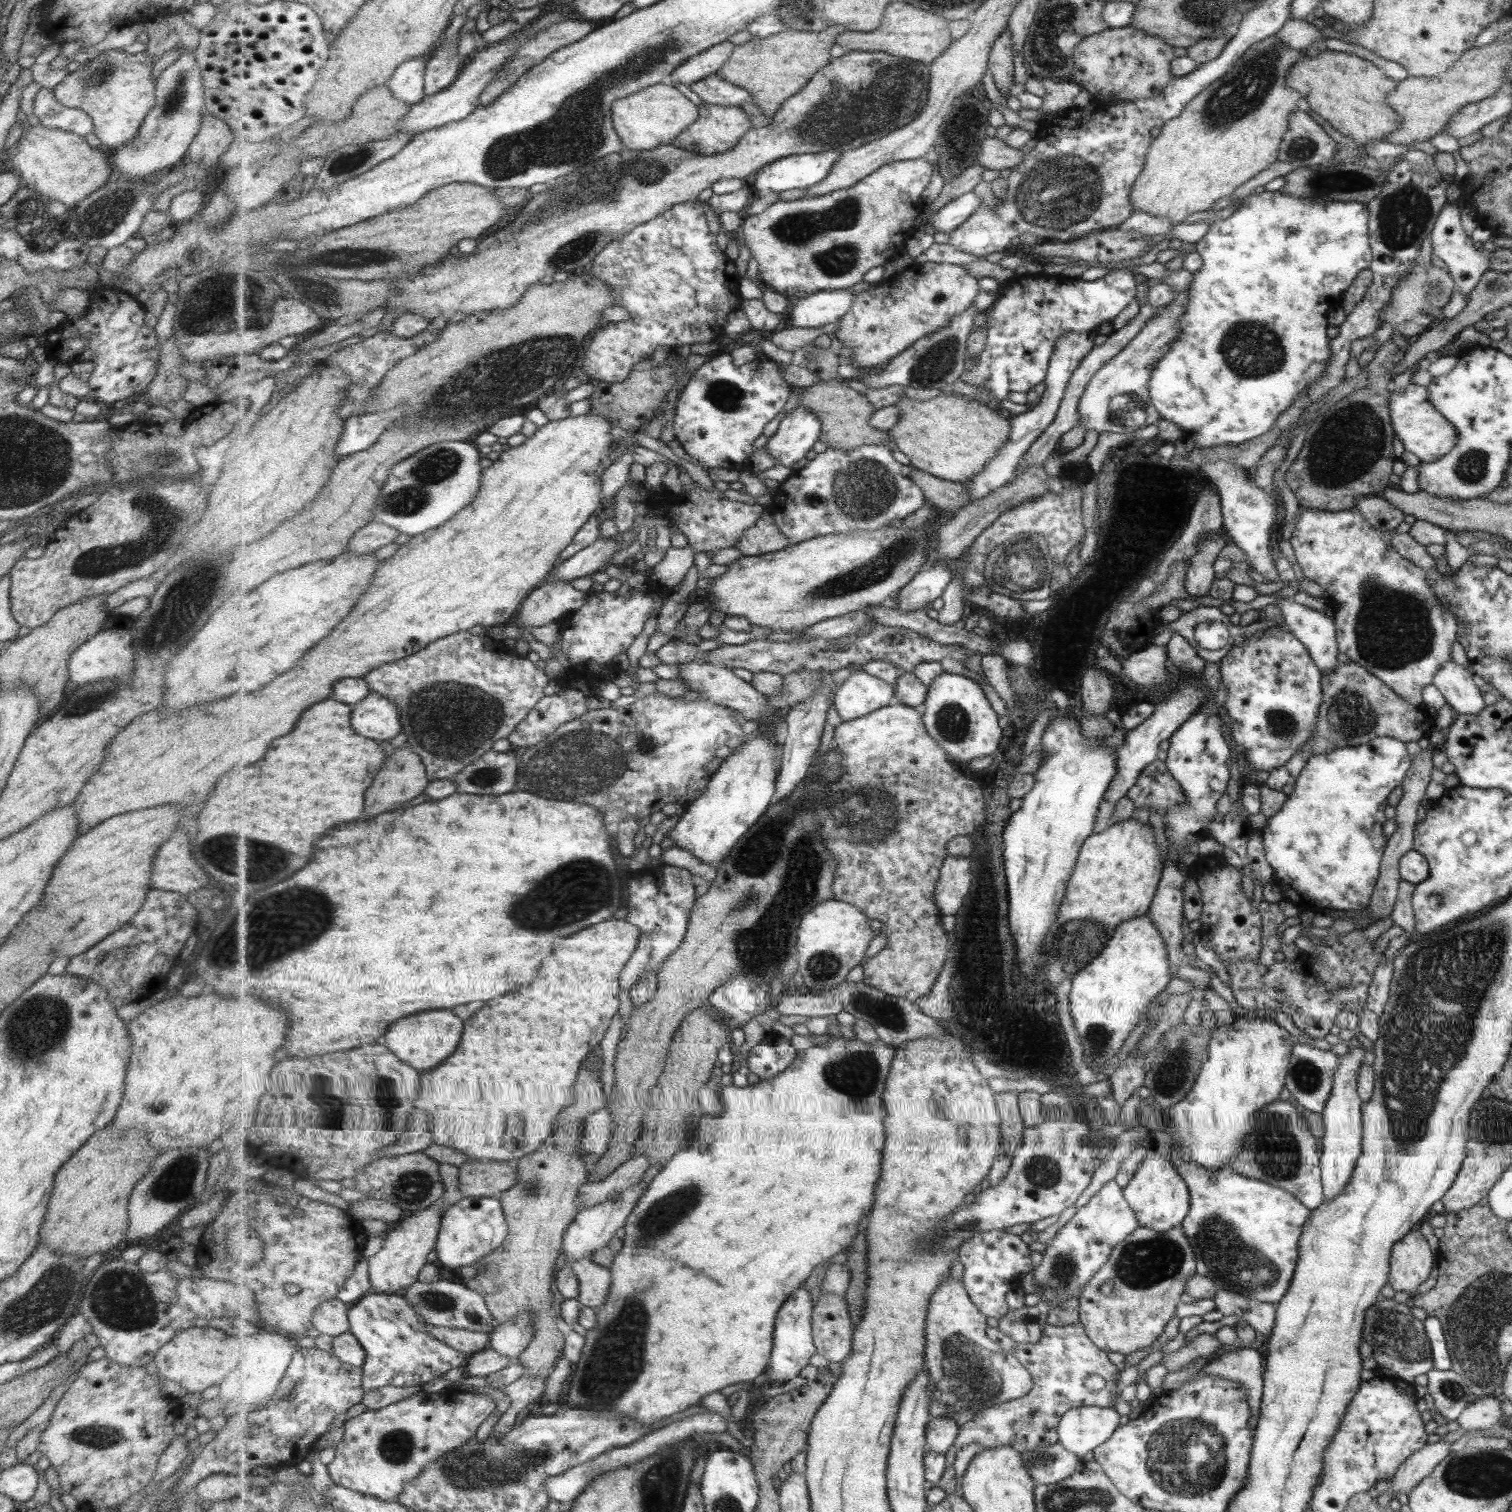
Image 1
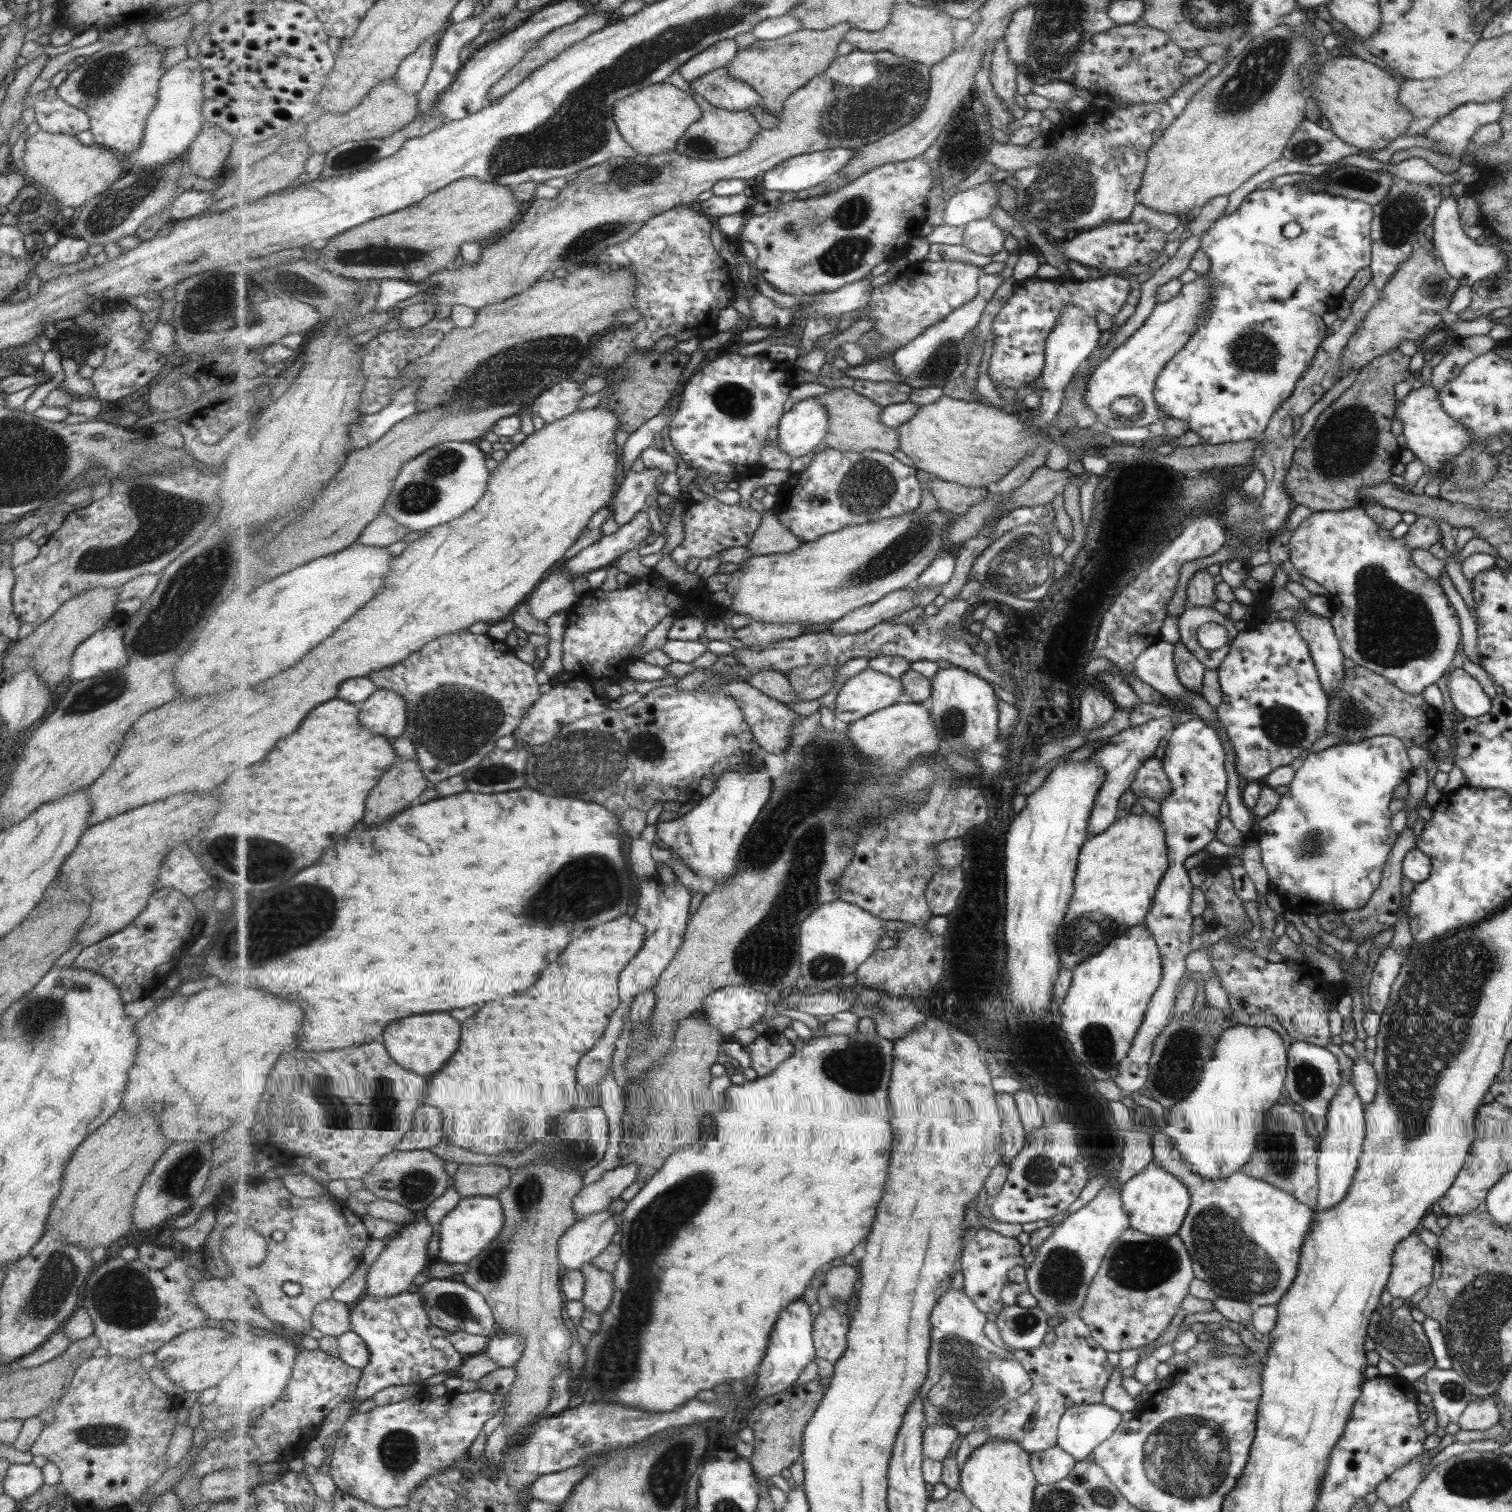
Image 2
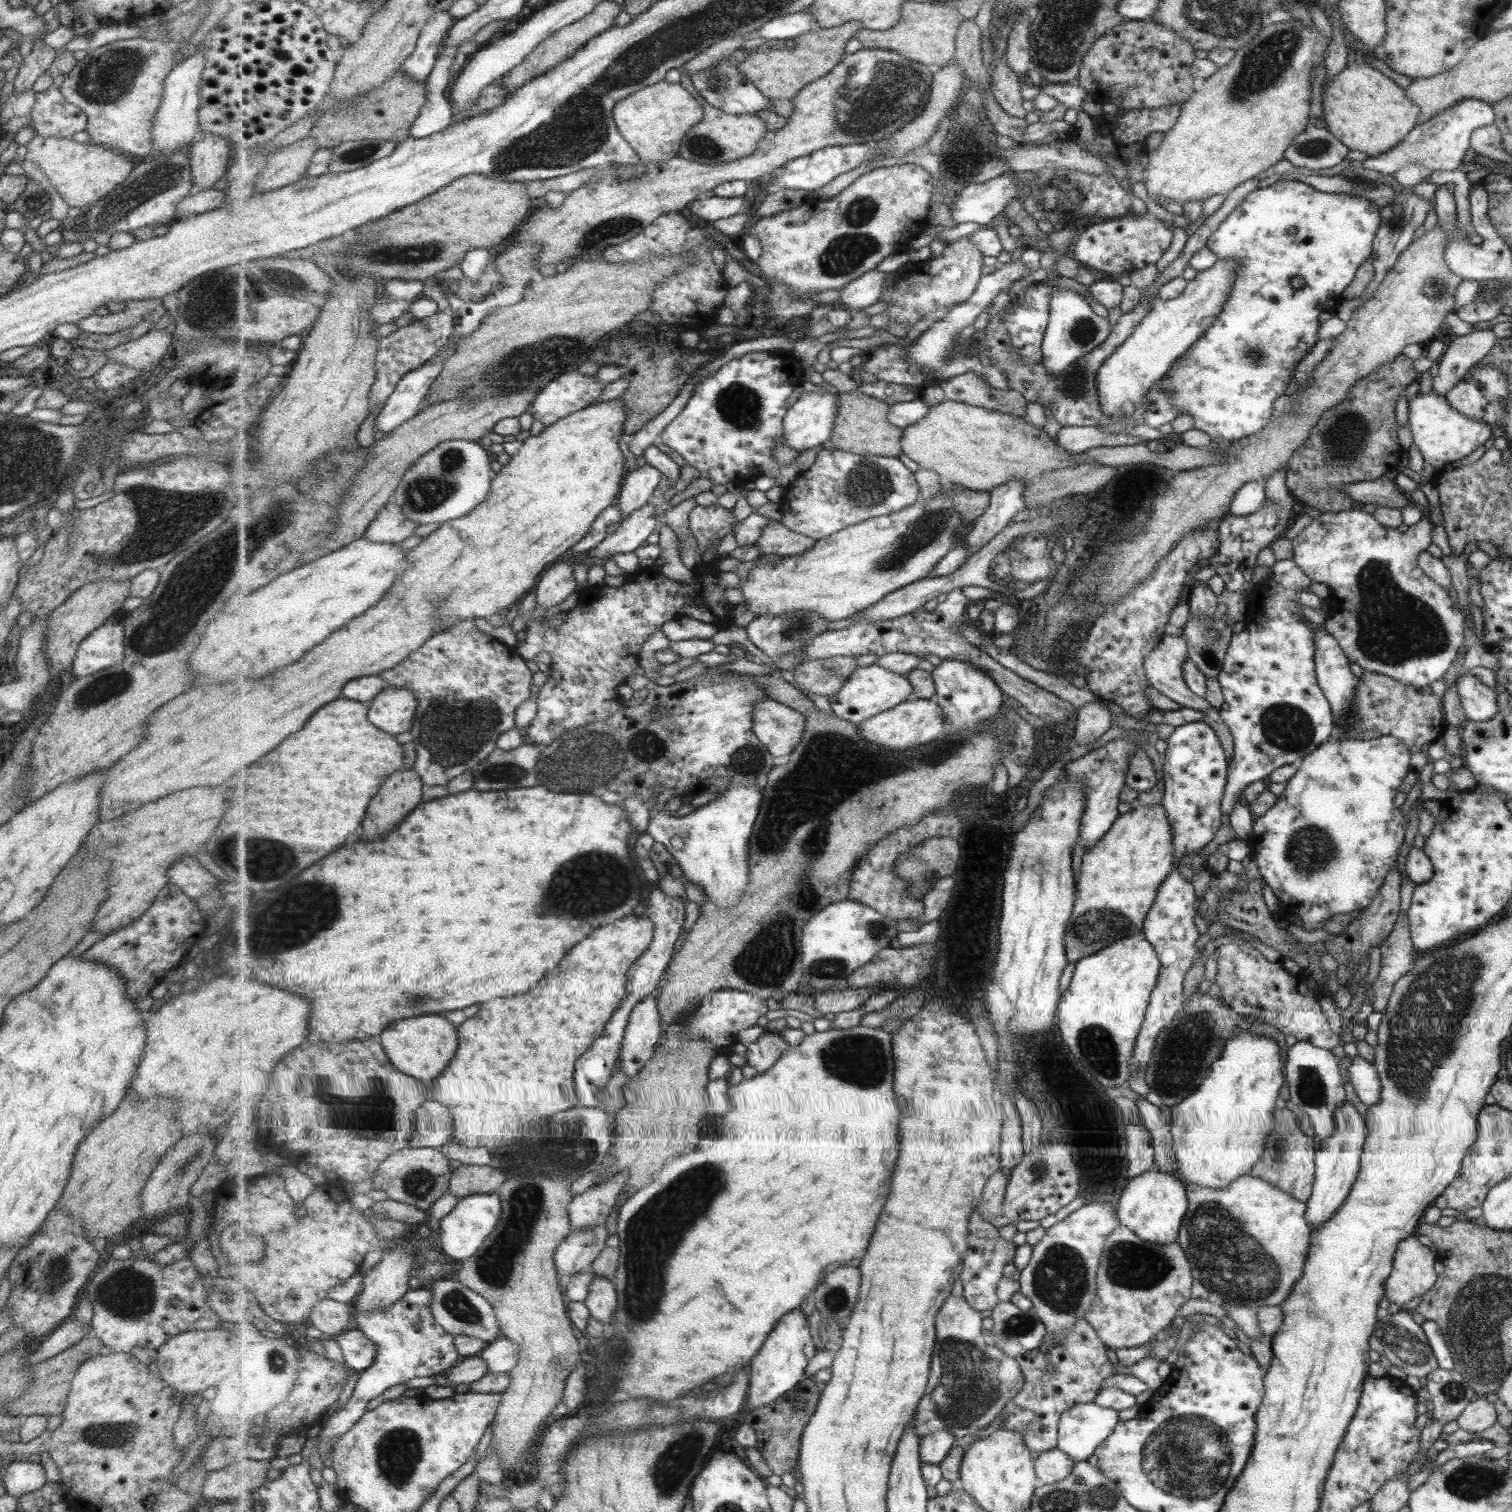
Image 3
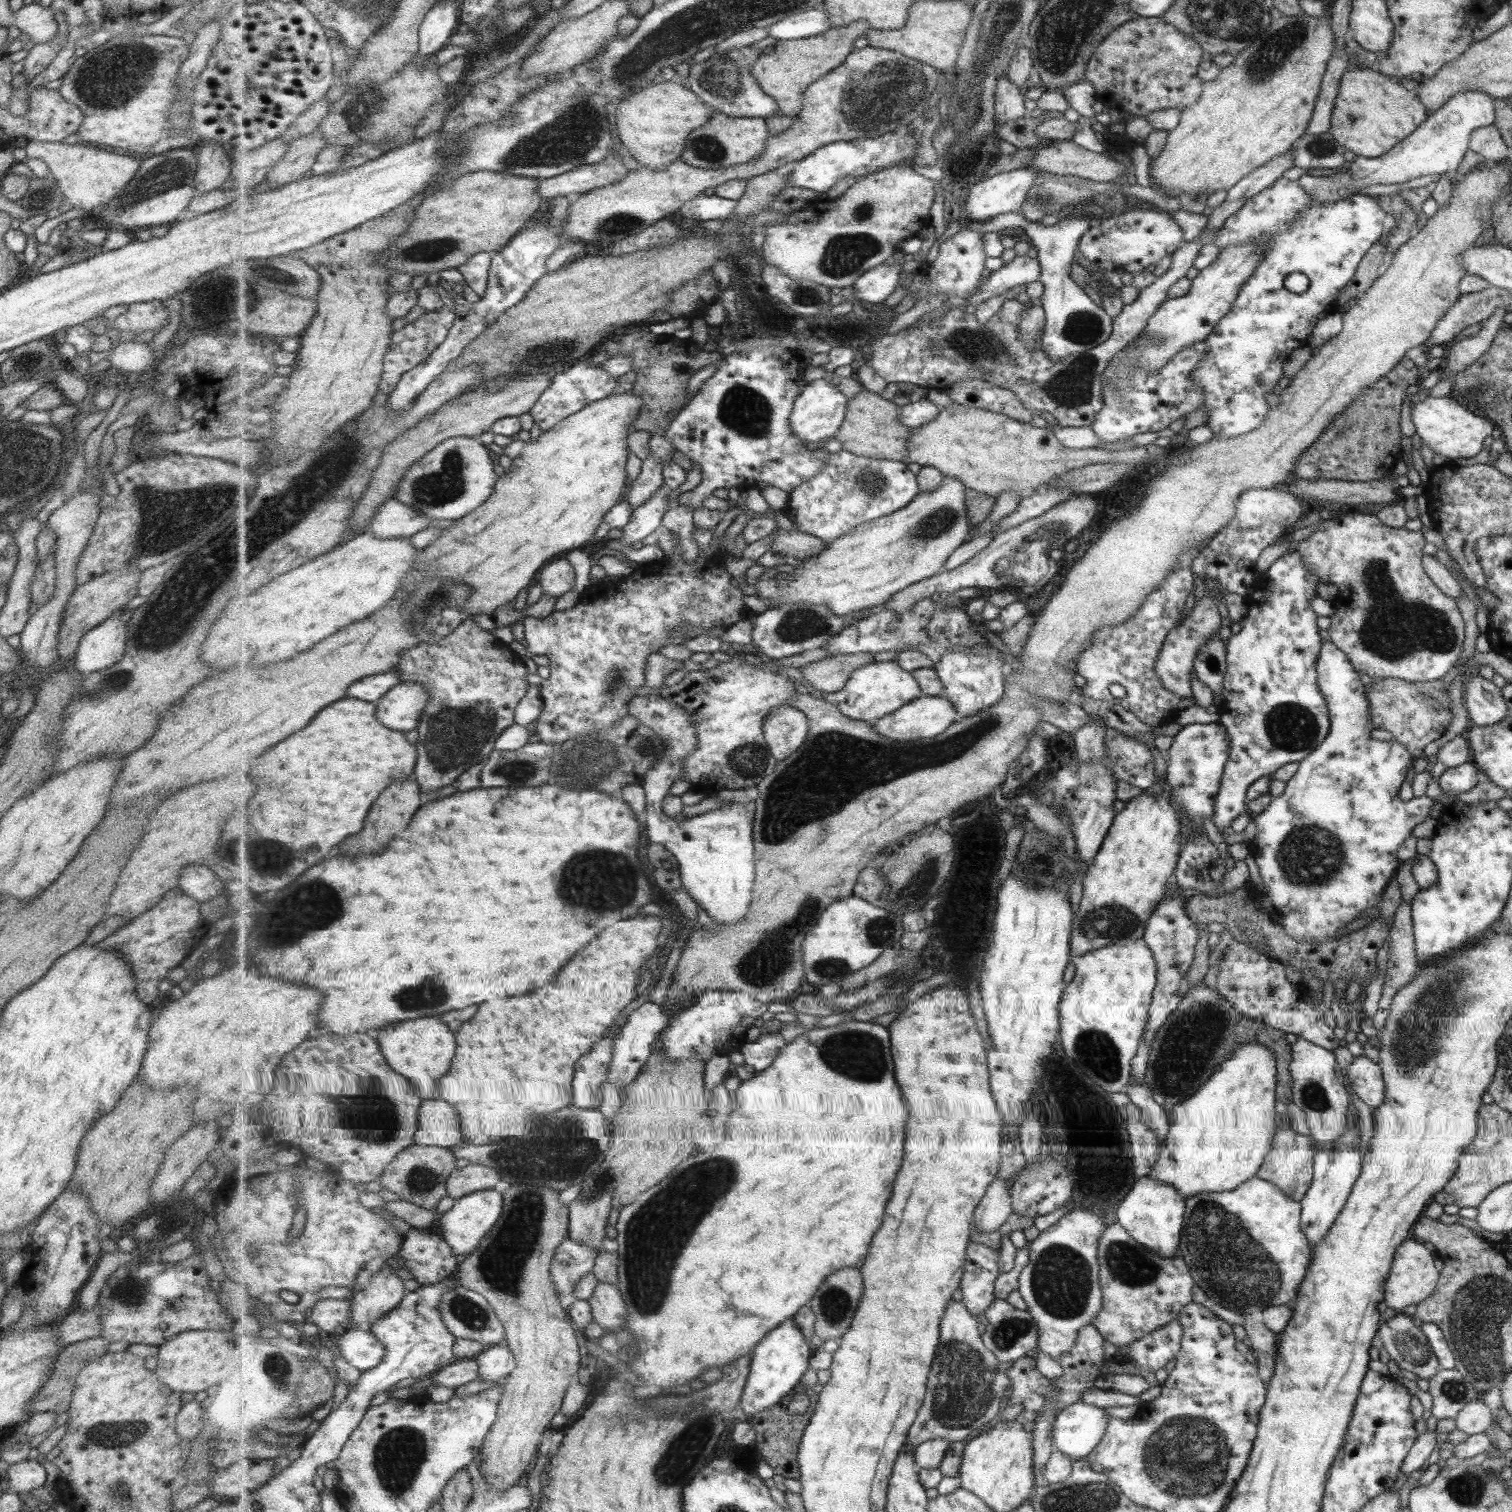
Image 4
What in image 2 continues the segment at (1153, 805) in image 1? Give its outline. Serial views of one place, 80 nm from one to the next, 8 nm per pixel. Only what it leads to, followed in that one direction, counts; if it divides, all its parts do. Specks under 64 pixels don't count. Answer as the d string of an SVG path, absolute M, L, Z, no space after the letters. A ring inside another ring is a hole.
M1154 757L1145 760L1141 764L1141 768L1137 768L1137 774L1133 778L1133 782L1129 784L1128 791L1136 798L1149 798L1159 803L1171 790L1169 779L1165 777L1165 772L1161 766L1161 760Z

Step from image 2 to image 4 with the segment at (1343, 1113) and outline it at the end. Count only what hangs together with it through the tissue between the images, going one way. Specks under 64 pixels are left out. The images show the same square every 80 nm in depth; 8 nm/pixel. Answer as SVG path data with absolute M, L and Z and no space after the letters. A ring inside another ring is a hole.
M1354 1124L1349 1125L1349 1130L1344 1132L1336 1144L1334 1150L1318 1152L1313 1159L1313 1180L1304 1198L1300 1200L1300 1228L1301 1233L1309 1240L1309 1249L1315 1249L1319 1241L1323 1241L1325 1234L1344 1208L1352 1187L1355 1186L1359 1174L1359 1166L1362 1163L1362 1154L1355 1150L1355 1144L1359 1142L1359 1134L1355 1133Z

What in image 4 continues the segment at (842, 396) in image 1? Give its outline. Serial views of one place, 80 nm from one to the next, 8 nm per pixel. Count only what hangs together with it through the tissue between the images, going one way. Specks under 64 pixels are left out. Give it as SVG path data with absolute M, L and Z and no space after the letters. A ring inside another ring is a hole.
M863 390L850 400L847 419L836 434L836 438L843 444L845 450L857 453L859 456L906 462L910 453L908 442L914 435L914 429L901 424L901 420L897 420L899 415L901 406L892 400L887 400L881 394Z

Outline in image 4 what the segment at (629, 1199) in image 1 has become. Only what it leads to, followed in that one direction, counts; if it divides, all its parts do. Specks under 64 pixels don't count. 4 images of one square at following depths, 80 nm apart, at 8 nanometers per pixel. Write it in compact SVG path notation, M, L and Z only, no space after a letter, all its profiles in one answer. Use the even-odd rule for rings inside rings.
M567 1238L557 1248L552 1261L554 1287L559 1296L570 1296L576 1300L576 1286L583 1277L592 1274L600 1252Z

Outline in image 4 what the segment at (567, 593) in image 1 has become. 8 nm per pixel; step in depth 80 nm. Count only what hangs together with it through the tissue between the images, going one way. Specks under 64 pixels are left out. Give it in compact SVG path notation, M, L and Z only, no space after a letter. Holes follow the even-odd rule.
M567 558L551 561L538 575L538 580L543 588L543 594L563 596L565 592L573 589L577 572Z

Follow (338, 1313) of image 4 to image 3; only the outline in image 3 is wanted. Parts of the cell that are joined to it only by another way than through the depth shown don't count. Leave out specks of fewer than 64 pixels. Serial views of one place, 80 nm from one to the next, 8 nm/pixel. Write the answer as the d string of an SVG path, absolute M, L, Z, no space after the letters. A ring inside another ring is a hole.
M326 1299L313 1308L309 1323L322 1331L324 1338L337 1338L349 1328L351 1313L355 1313L352 1304Z

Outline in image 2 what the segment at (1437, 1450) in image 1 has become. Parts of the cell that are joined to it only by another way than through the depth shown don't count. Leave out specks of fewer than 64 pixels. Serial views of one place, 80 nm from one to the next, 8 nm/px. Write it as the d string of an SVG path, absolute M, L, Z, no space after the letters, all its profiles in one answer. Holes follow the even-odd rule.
M1420 1455L1416 1456L1409 1464L1398 1468L1392 1472L1387 1479L1379 1482L1375 1487L1376 1498L1381 1500L1387 1509L1399 1506L1405 1502L1420 1483L1422 1466L1427 1464L1429 1459L1423 1459Z

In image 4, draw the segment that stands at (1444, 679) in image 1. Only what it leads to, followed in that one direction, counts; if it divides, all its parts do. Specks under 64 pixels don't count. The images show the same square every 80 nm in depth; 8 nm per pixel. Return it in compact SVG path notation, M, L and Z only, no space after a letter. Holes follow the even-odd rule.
M1470 676L1464 700L1470 724L1474 726L1491 726L1508 716L1508 706L1500 688L1493 685L1491 679Z

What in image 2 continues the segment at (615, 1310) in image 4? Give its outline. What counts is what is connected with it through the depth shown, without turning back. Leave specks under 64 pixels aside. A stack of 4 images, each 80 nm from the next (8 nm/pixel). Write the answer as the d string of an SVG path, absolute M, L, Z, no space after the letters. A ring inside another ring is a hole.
M591 1263L583 1265L581 1272L585 1274L586 1290L582 1303L587 1311L603 1315L614 1303L616 1284L614 1274L605 1272Z

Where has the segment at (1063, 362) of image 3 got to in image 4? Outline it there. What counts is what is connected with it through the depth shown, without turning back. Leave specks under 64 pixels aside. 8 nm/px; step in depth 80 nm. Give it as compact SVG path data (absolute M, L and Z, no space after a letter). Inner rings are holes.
M1009 212L996 216L991 221L976 223L969 221L965 229L973 229L984 233L997 233L1004 228L1023 229L1029 238L1031 245L1037 252L1037 260L1041 263L1041 277L1039 282L1042 286L1040 296L1041 309L1044 310L1044 326L1041 336L1041 350L1049 356L1049 360L1059 360L1069 354L1082 356L1083 353L1093 346L1098 346L1106 341L1112 331L1112 319L1105 314L1102 308L1098 308L1081 287L1069 278L1073 250L1078 248L1080 236L1096 224L1093 214L1075 215L1068 214L1058 218L1058 221L1050 226L1043 226L1038 222L1025 219L1023 213Z

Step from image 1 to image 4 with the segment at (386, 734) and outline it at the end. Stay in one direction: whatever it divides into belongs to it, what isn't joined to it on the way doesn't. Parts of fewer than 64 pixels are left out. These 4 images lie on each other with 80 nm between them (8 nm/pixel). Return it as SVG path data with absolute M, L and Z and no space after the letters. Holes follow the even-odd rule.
M402 682L377 702L377 716L381 716L389 728L409 732L419 728L429 702L430 692L425 685Z

